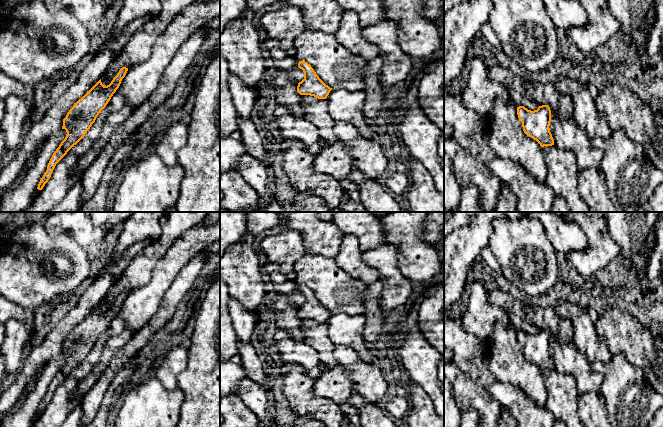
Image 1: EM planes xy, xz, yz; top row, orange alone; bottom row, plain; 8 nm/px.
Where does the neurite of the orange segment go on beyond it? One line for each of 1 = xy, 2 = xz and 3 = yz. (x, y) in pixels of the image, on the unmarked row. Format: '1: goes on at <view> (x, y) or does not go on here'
1: does not go on here
2: does not go on here
3: does not go on here

